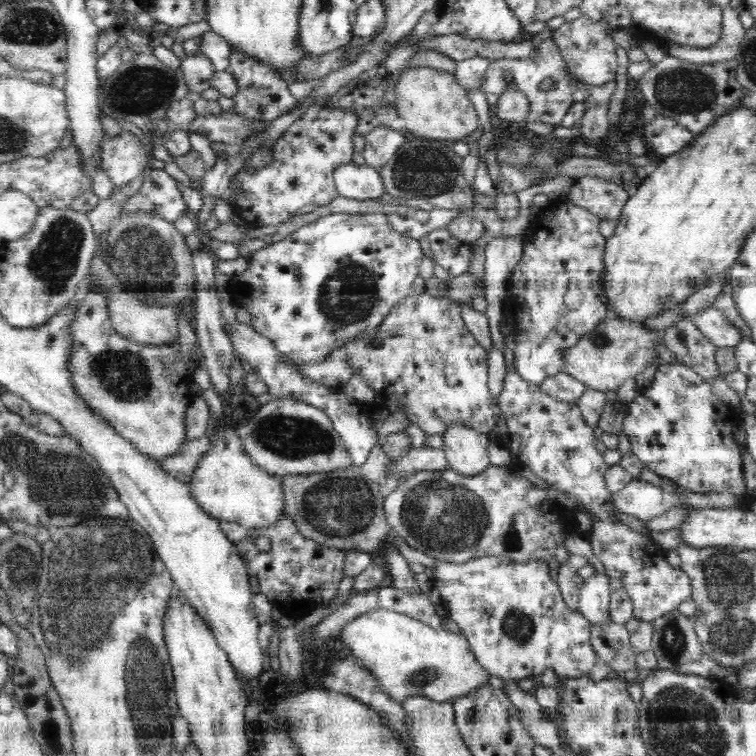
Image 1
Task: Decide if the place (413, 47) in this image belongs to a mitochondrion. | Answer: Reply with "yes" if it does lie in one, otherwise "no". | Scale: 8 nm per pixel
no

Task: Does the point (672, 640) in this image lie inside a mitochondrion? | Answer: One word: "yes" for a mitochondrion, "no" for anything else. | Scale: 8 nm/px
yes

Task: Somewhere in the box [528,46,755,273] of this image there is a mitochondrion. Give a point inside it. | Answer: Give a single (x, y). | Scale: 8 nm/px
(681, 91)

